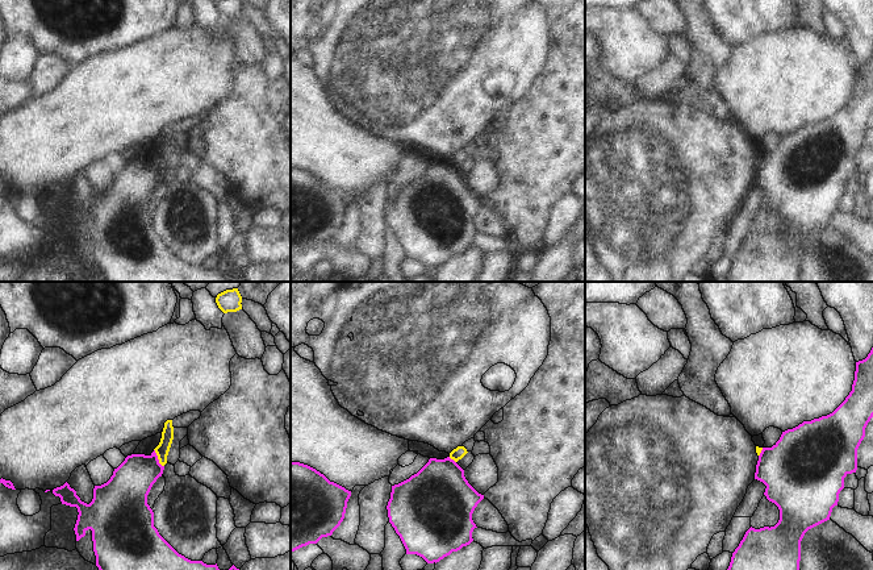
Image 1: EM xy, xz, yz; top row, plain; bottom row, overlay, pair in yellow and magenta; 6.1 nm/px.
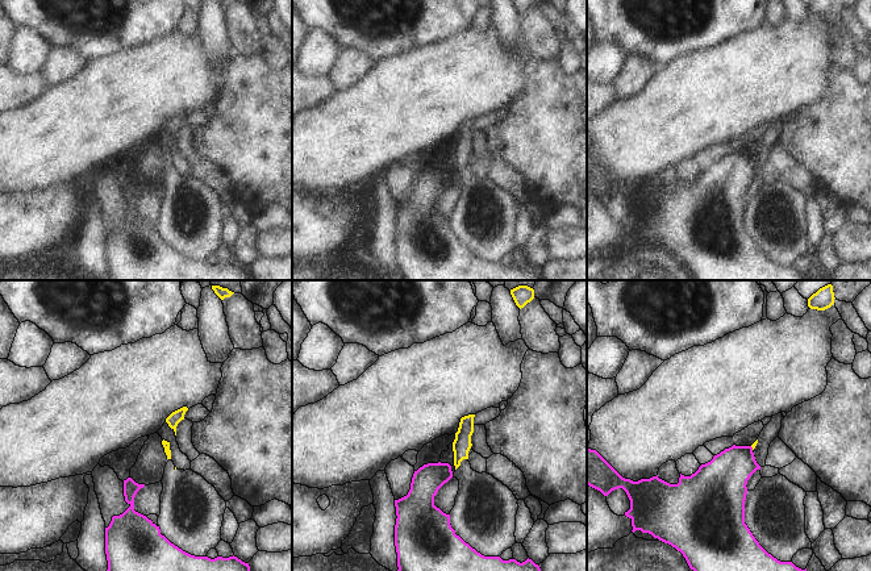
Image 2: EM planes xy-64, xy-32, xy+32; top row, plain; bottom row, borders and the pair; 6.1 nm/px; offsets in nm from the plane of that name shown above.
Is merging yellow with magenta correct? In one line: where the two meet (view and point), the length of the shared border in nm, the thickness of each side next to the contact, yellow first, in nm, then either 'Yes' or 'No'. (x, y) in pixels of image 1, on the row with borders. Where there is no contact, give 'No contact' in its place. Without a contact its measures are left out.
Touches yellow at xy (158, 458). Shared border 130 nm. Thickness 80 nm (yellow) against 260 nm. No

